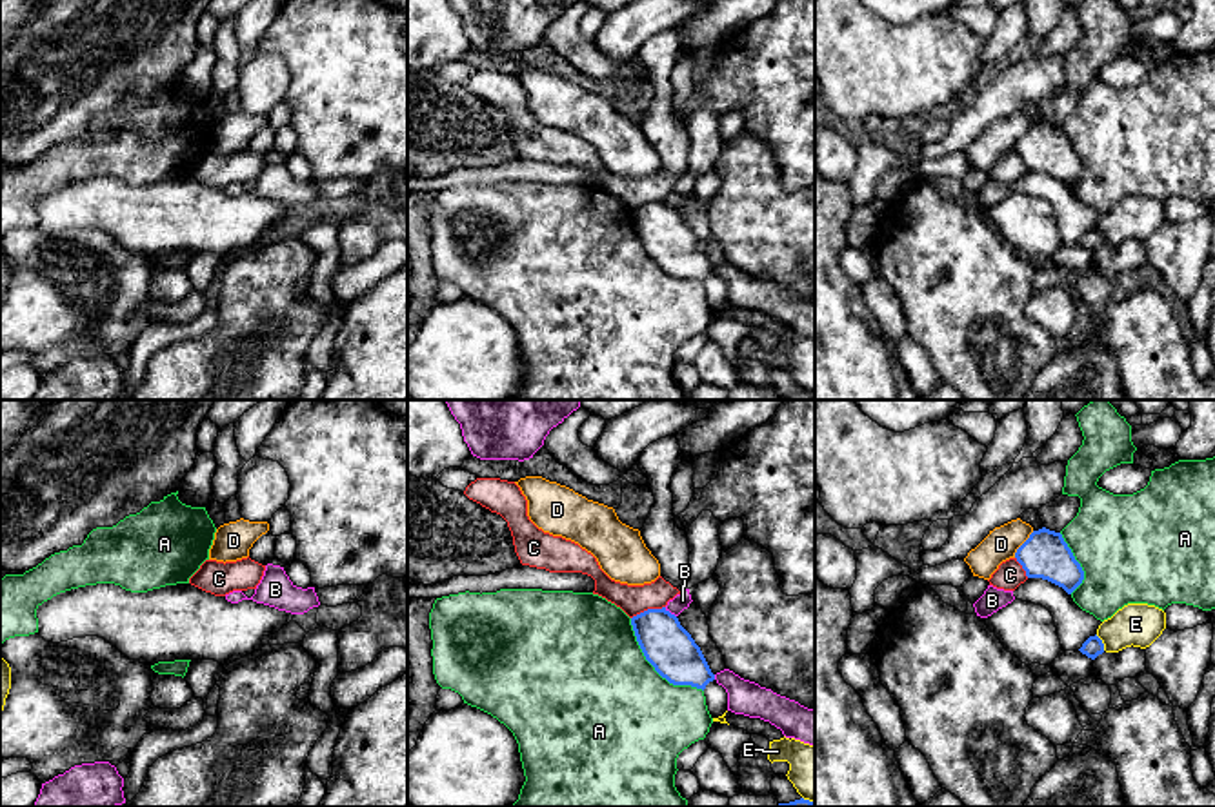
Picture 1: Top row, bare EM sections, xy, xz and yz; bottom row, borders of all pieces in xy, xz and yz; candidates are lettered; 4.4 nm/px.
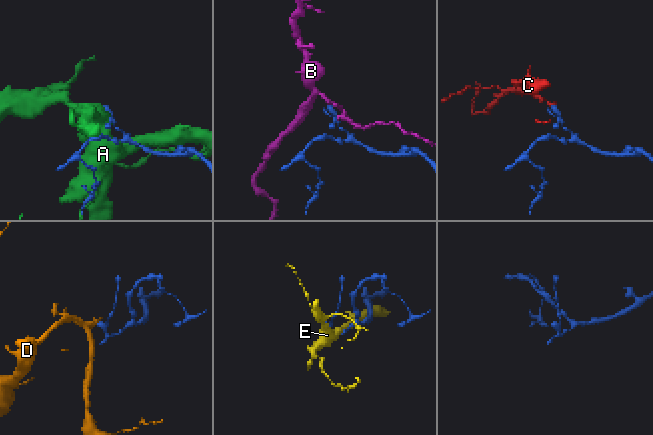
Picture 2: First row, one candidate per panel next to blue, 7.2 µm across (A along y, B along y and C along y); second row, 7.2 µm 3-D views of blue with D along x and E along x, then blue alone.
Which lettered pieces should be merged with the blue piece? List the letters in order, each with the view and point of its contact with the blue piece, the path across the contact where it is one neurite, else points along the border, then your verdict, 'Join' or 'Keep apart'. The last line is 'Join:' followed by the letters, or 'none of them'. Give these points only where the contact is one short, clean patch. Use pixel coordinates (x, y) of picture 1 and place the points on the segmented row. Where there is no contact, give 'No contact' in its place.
A: Touches blue at xz (653, 666). Keep apart
B: Touches blue at xz (668, 611). Keep apart
C: Touches blue at xz (648, 609). Boundary: xz (664, 606), (644, 609), (632, 618). Keep apart
D: Touches blue at yz (1023, 544). Boundary: yz (1034, 531), (1014, 557). Keep apart
E: Touches blue at yz (1101, 642). Keep apart
Join: none of them

